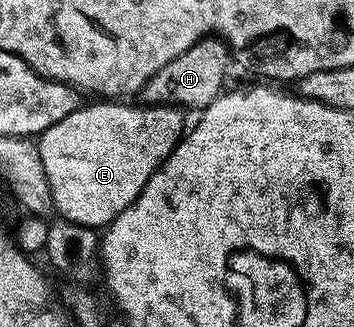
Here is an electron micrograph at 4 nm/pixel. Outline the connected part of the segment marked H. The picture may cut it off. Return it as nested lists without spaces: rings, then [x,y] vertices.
[[[214,35],[199,39],[183,55],[171,59],[167,67],[159,67],[151,79],[147,79],[141,88],[139,97],[147,105],[176,105],[182,111],[200,111],[206,109],[215,99],[221,96],[226,88],[225,76],[229,73],[231,65],[231,50],[229,44]]]

